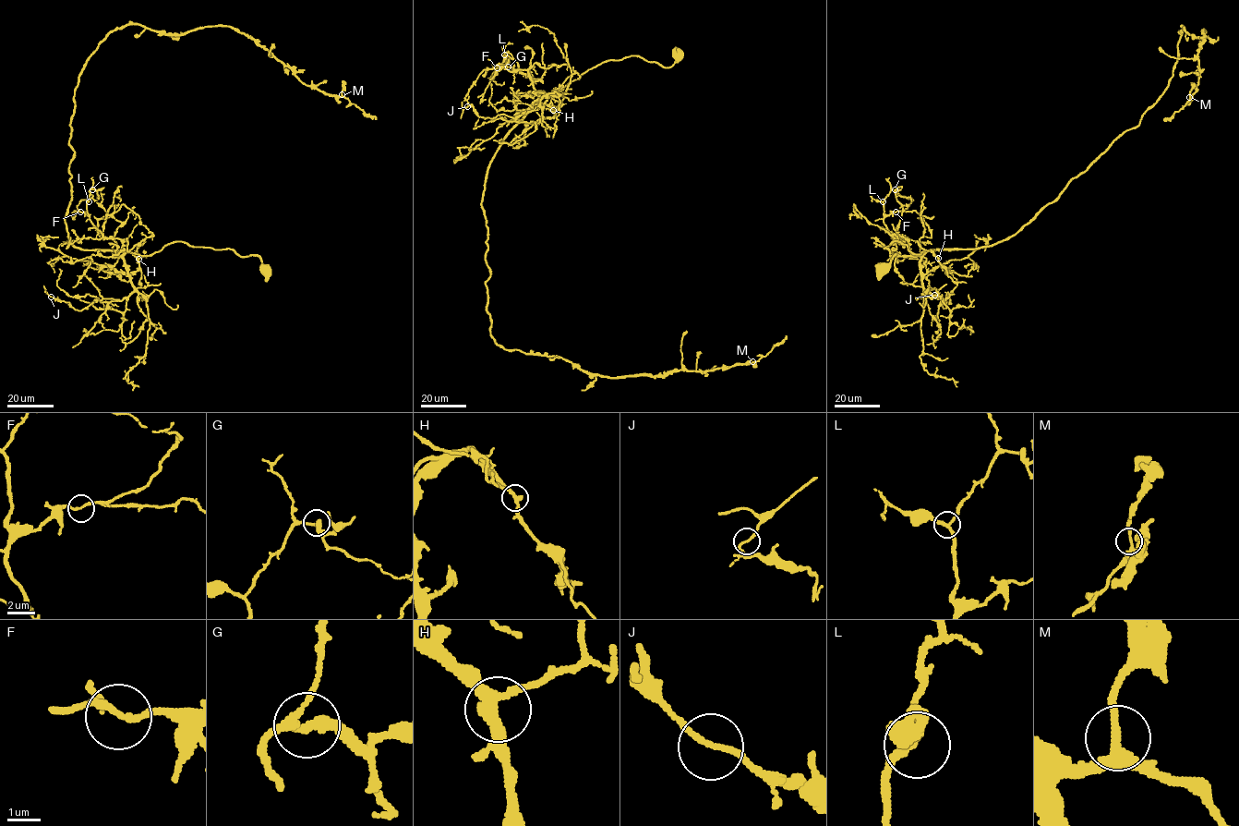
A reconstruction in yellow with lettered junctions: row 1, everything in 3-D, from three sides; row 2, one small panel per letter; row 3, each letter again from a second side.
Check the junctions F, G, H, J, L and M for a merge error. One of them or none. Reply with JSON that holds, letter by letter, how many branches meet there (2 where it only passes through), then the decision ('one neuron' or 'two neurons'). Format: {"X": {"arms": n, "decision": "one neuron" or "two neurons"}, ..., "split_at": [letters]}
{"F": {"arms": 2, "decision": "one neuron"}, "G": {"arms": 2, "decision": "one neuron"}, "H": {"arms": 3, "decision": "one neuron"}, "J": {"arms": 2, "decision": "one neuron"}, "L": {"arms": 3, "decision": "one neuron"}, "M": {"arms": 3, "decision": "one neuron"}, "split_at": []}

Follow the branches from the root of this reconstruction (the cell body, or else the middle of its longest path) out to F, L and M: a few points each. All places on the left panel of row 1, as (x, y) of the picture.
F: (264, 270), (256, 255), (182, 241), (150, 255), (118, 258), (123, 242), (105, 238), (80, 212)
L: (264, 270), (256, 255), (182, 241), (150, 255), (118, 258), (123, 242), (95, 227), (89, 201)
M: (264, 270), (256, 255), (182, 241), (150, 255), (70, 242), (78, 76), (126, 26), (228, 26), (342, 94)

